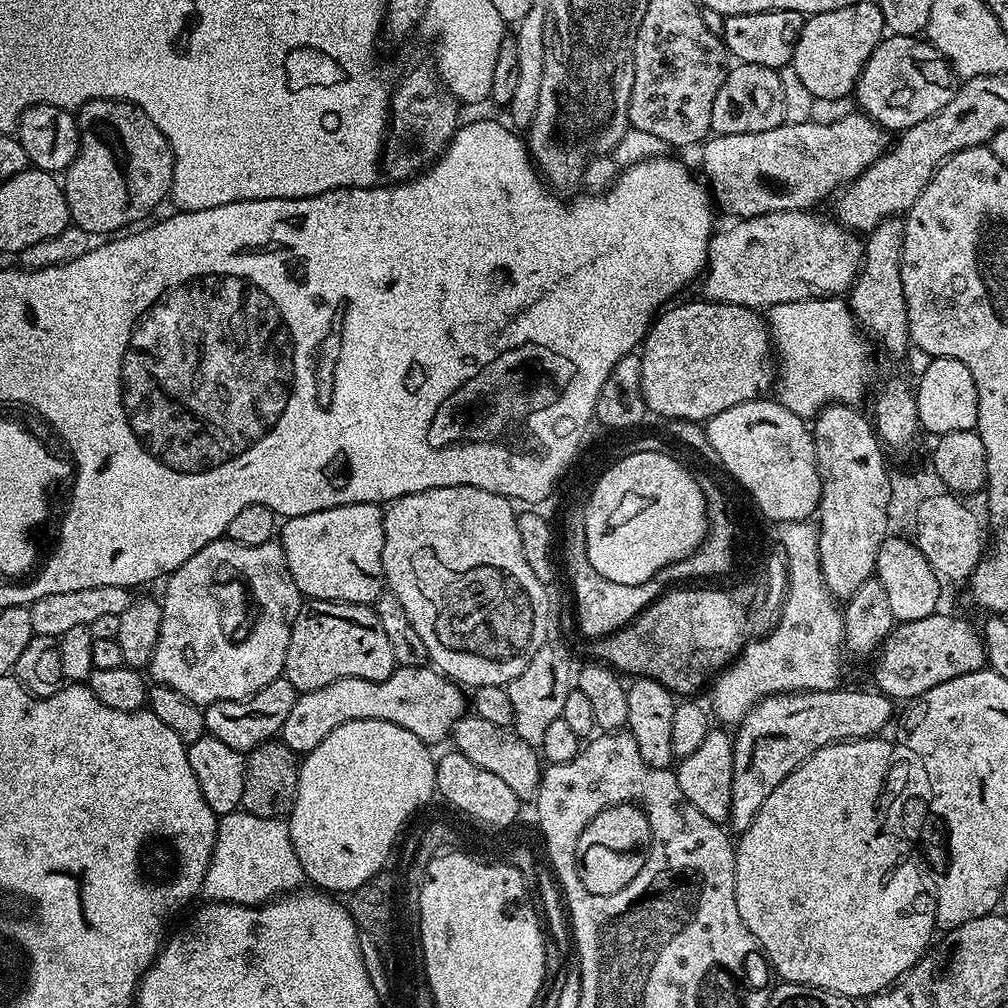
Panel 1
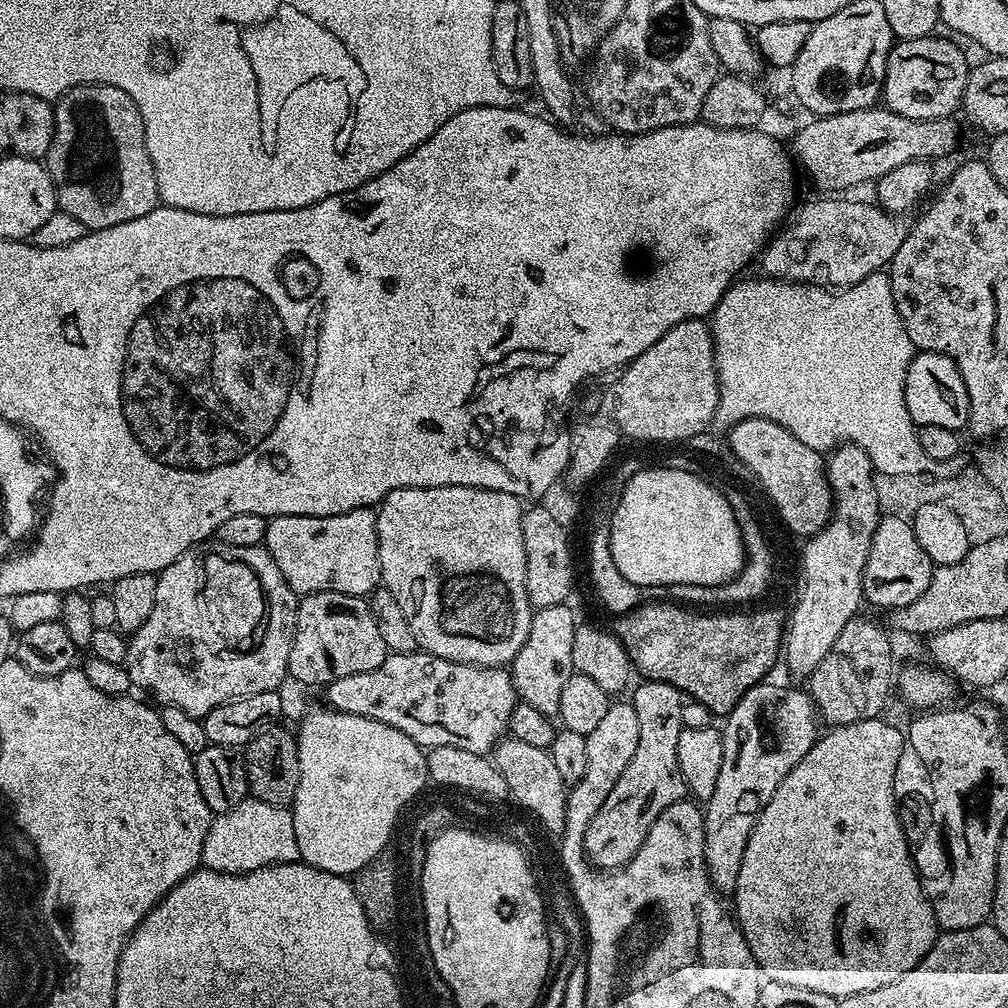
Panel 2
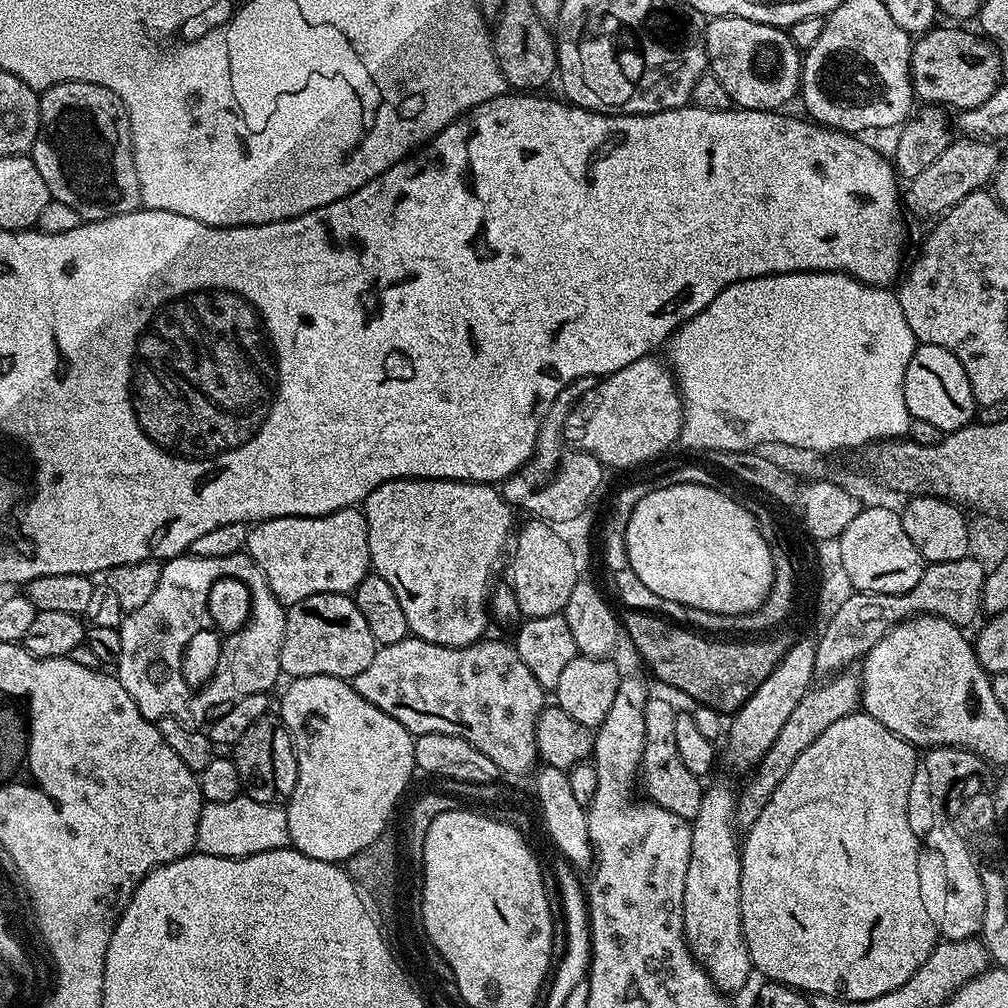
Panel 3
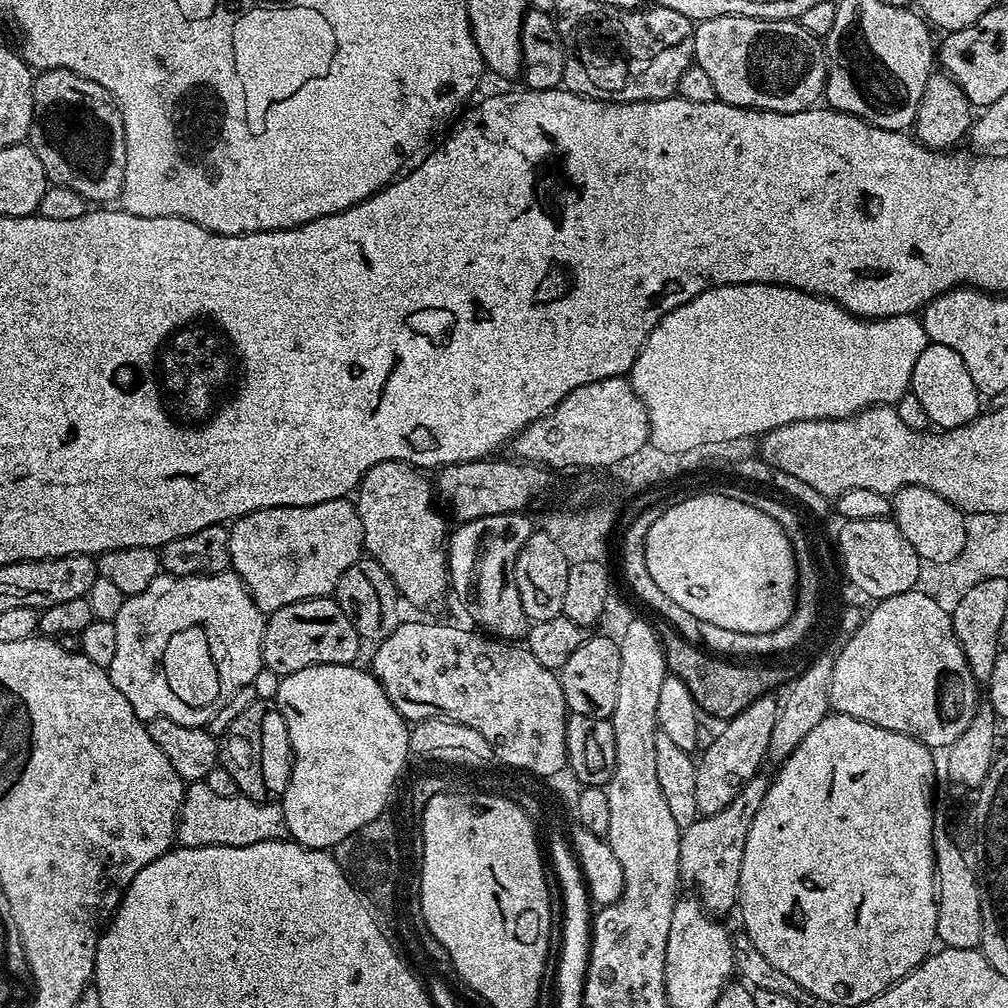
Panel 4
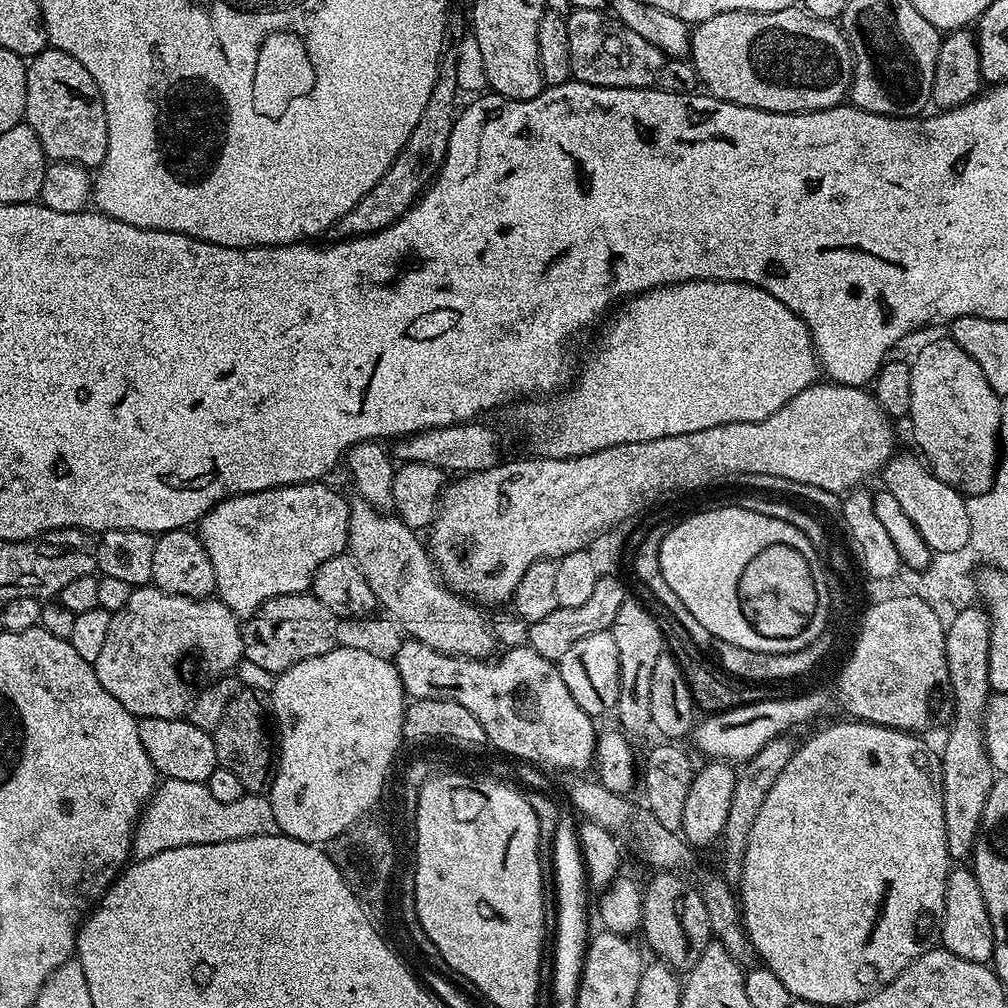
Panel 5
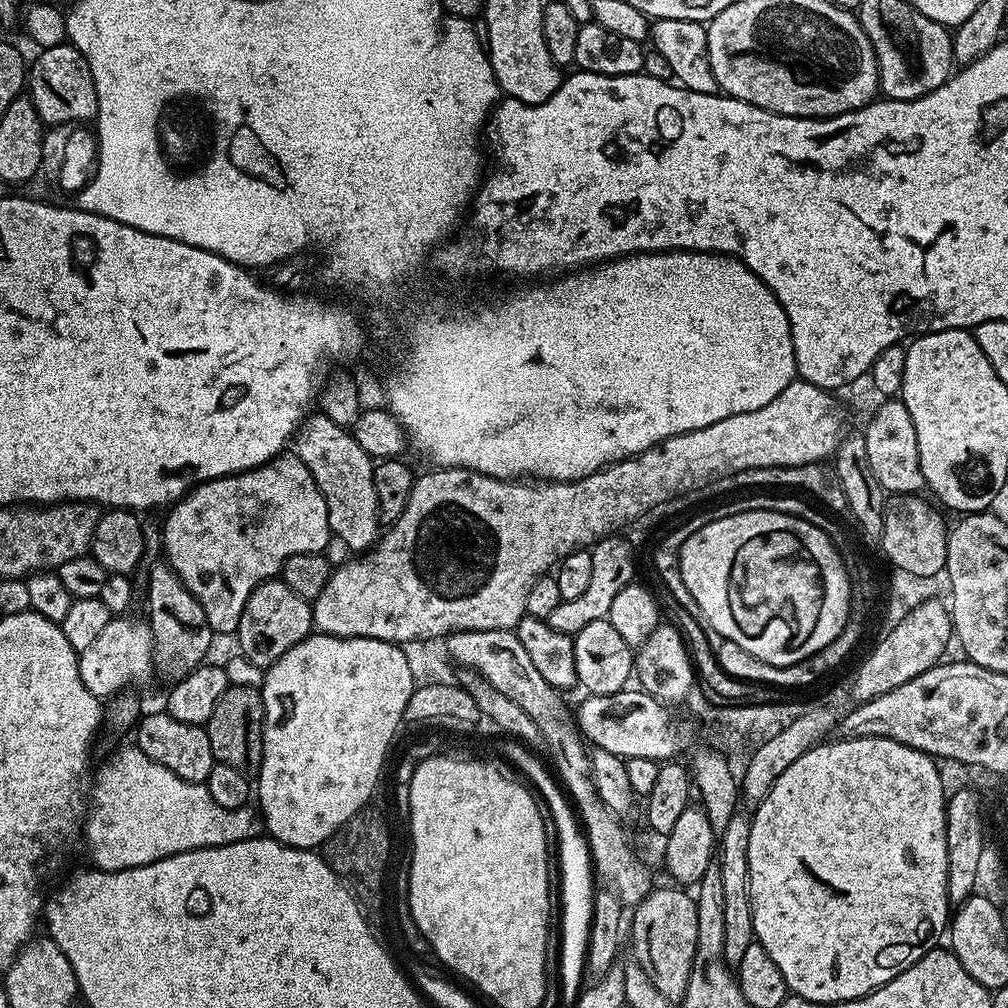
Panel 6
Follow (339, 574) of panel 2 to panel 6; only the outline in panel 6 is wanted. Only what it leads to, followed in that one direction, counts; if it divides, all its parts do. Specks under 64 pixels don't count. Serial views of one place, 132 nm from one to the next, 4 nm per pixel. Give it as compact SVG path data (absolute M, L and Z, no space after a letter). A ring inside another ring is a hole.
M281 454L251 472L199 484L171 505L166 515L168 517L162 520L162 552L166 563L180 575L186 590L198 598L213 633L220 635L221 632L229 637L240 625L242 610L256 587L279 577L290 558L311 552L323 553L328 540L333 539L326 514L326 498L322 490L318 490L318 482L314 482L310 470L306 470L295 454Z

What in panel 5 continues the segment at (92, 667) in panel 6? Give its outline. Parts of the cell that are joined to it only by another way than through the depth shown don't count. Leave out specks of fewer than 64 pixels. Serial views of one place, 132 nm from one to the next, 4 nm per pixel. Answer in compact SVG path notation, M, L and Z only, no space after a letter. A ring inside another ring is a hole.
M136 586L130 594L130 602L122 610L112 613L110 631L106 633L106 642L98 653L95 662L96 677L109 694L114 694L130 715L137 718L153 716L154 718L180 718L186 712L184 688L186 682L174 673L176 657L185 649L192 648L199 653L204 648L224 648L224 636L220 636L220 624L212 628L212 616L224 616L224 605L219 598L204 600L191 596L181 596L175 592L164 592L155 586Z

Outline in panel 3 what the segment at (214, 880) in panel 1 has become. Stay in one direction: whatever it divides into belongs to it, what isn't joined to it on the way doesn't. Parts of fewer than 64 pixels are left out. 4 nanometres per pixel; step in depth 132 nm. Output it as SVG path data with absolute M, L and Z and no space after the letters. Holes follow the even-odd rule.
M243 794L230 802L207 802L198 818L196 848L208 856L243 860L246 856L287 848L290 844L288 809L279 803L263 804Z

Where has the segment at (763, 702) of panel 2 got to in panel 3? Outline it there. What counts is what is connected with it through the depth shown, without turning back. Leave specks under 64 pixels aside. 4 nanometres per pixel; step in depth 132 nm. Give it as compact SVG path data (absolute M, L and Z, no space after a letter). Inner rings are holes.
M716 784L713 788L710 786L704 788L704 797L702 798L702 806L698 806L698 814L690 821L692 826L692 837L690 838L690 866L686 866L686 890L682 894L682 914L684 915L684 940L688 943L688 949L692 951L692 957L700 963L704 971L708 973L708 977L712 979L719 991L725 994L733 994L748 980L748 975L753 975L754 969L752 959L748 953L746 946L746 938L742 930L742 898L740 897L740 853L742 851L741 841L736 840L738 829L734 823L736 815L736 798L737 793L731 792L724 784Z

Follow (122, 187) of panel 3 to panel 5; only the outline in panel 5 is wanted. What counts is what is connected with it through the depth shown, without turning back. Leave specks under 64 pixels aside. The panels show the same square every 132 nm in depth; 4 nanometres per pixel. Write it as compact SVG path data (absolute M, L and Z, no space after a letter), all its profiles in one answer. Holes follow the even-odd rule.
M47 46L27 61L24 120L38 134L49 161L65 160L89 170L99 169L106 158L108 131L102 94L86 66L62 50Z

